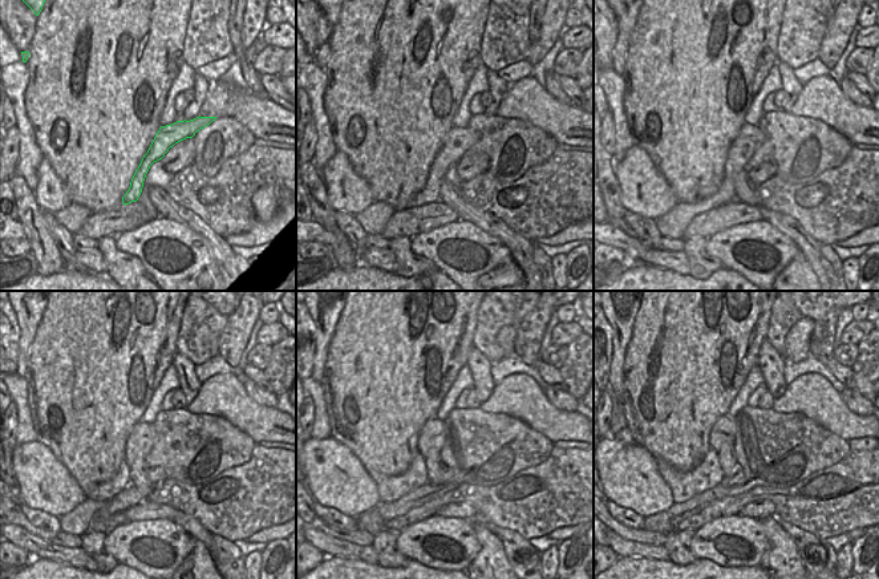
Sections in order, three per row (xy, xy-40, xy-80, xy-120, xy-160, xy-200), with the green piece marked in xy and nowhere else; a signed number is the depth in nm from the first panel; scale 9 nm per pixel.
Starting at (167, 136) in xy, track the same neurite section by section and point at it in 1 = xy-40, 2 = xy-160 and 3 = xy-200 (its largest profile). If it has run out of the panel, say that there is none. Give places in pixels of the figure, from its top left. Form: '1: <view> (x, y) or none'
1: xy-40 (458, 140)
2: xy-160 (432, 436)
3: xy-200 (724, 432)

